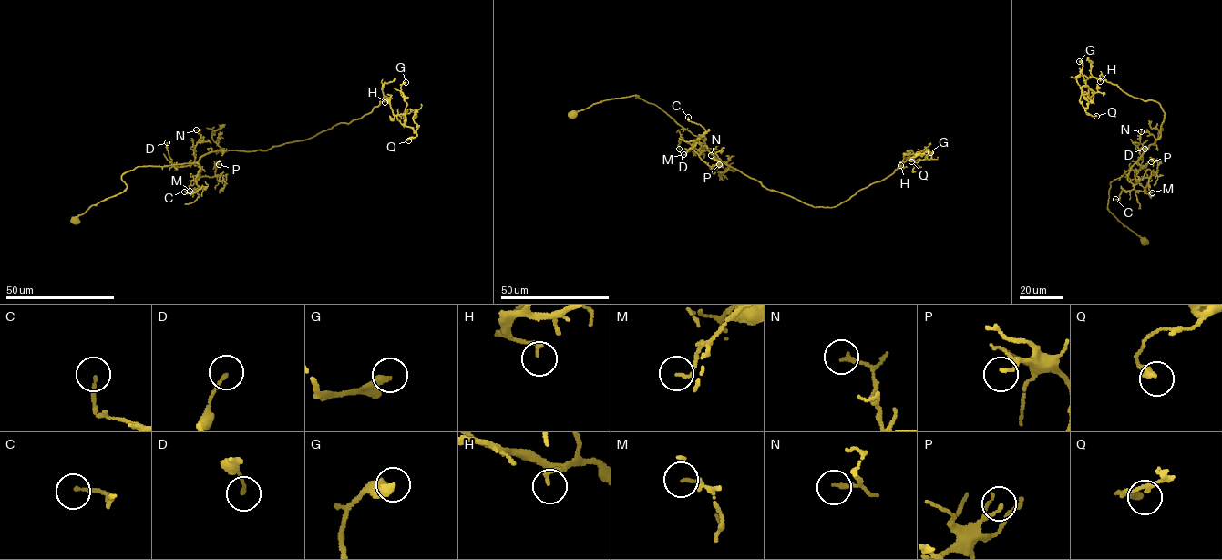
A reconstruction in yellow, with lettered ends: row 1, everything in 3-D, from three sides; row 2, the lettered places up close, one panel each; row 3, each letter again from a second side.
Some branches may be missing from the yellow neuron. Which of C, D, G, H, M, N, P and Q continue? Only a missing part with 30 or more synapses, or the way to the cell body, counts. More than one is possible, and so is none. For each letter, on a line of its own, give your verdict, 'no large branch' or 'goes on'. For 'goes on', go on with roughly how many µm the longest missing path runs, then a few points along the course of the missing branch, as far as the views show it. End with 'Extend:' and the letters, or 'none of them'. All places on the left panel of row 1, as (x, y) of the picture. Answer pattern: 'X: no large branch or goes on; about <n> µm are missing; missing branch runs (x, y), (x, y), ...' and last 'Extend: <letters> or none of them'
C: no large branch
D: no large branch
G: no large branch
H: no large branch
M: no large branch
N: no large branch
P: no large branch
Q: no large branch
Extend: none of them

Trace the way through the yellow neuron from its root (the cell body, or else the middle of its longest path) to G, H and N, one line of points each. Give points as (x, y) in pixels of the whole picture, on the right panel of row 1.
G: (1144, 242), (1108, 211), (1108, 192), (1159, 139), (1165, 113), (1104, 79), (1083, 75), (1083, 92), (1079, 61)
H: (1144, 242), (1108, 211), (1108, 192), (1110, 182), (1159, 139), (1165, 113), (1156, 101), (1100, 81)
N: (1144, 242), (1107, 206), (1110, 182), (1137, 164), (1140, 153), (1135, 148), (1141, 131)

